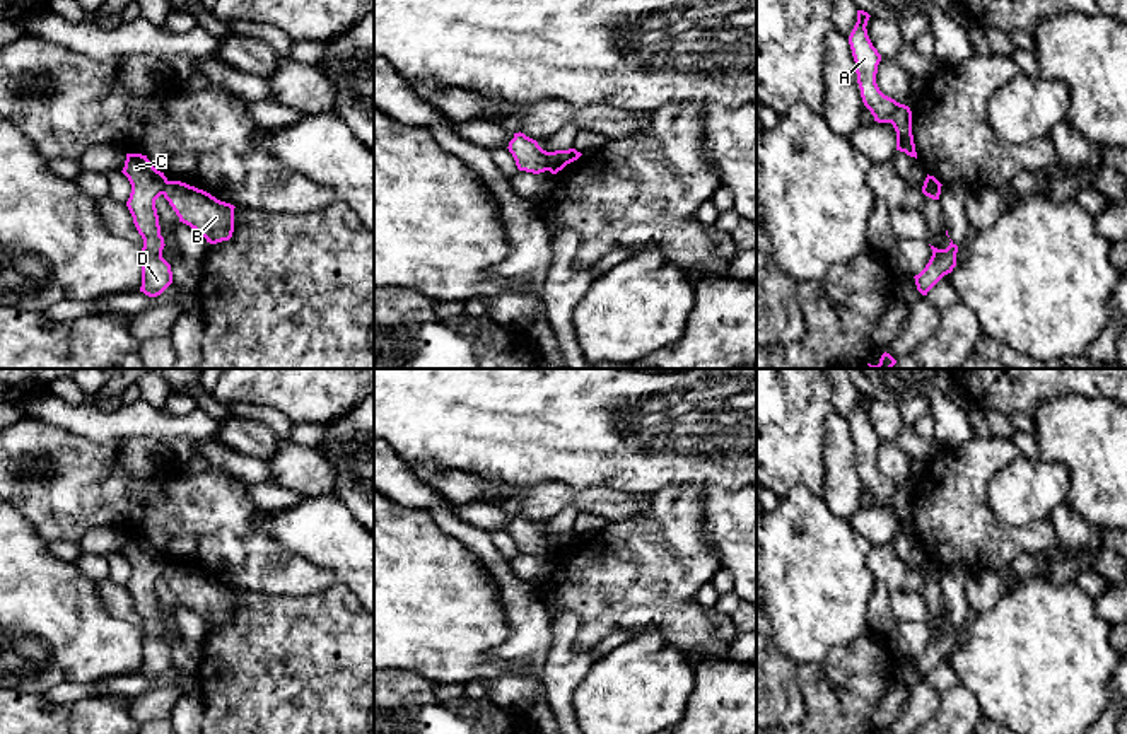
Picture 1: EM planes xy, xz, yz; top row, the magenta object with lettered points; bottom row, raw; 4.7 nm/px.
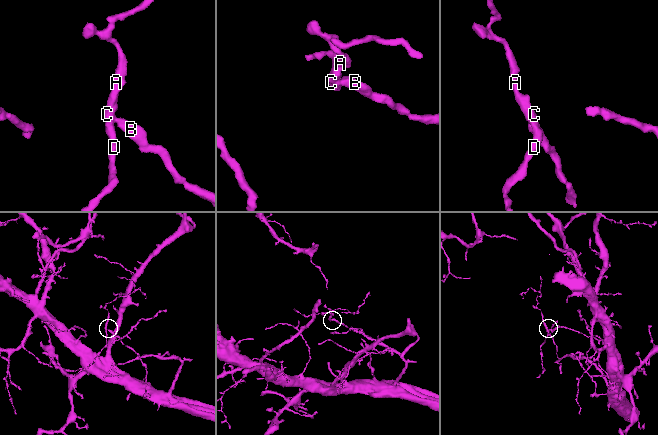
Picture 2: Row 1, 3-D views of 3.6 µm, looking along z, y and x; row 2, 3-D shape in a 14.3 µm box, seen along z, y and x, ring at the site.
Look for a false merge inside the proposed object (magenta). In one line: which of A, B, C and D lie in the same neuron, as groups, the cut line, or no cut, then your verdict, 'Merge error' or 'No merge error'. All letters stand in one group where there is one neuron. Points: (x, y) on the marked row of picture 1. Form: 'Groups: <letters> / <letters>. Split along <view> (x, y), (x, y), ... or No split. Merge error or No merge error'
Groups: A C D / B. Split along xz (545, 152), (548, 169). Merge error

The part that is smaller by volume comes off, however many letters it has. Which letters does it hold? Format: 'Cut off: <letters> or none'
Cut off: A, C, D

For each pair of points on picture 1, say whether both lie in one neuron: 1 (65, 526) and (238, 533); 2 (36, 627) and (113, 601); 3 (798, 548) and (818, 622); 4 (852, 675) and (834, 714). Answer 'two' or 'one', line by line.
1: one
2: two
3: one
4: one

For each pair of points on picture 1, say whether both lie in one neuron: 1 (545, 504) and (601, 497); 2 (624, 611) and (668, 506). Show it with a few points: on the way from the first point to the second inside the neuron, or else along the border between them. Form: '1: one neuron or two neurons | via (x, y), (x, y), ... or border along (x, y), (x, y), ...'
1: one neuron | via (559, 497), (588, 497)
2: one neuron | via (634, 586), (666, 550), (668, 531)

